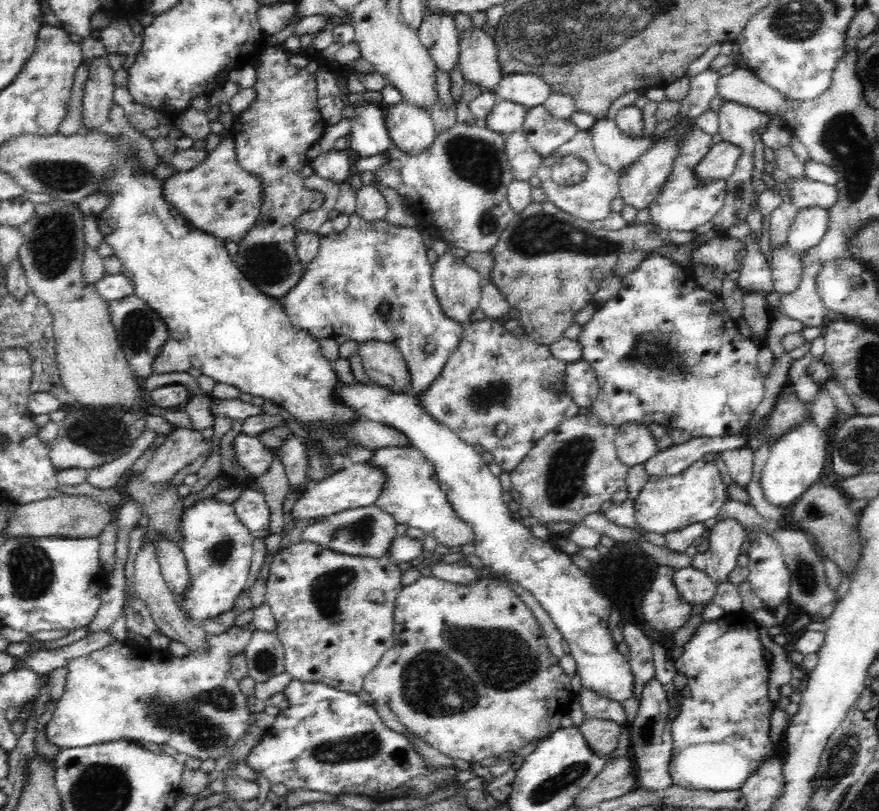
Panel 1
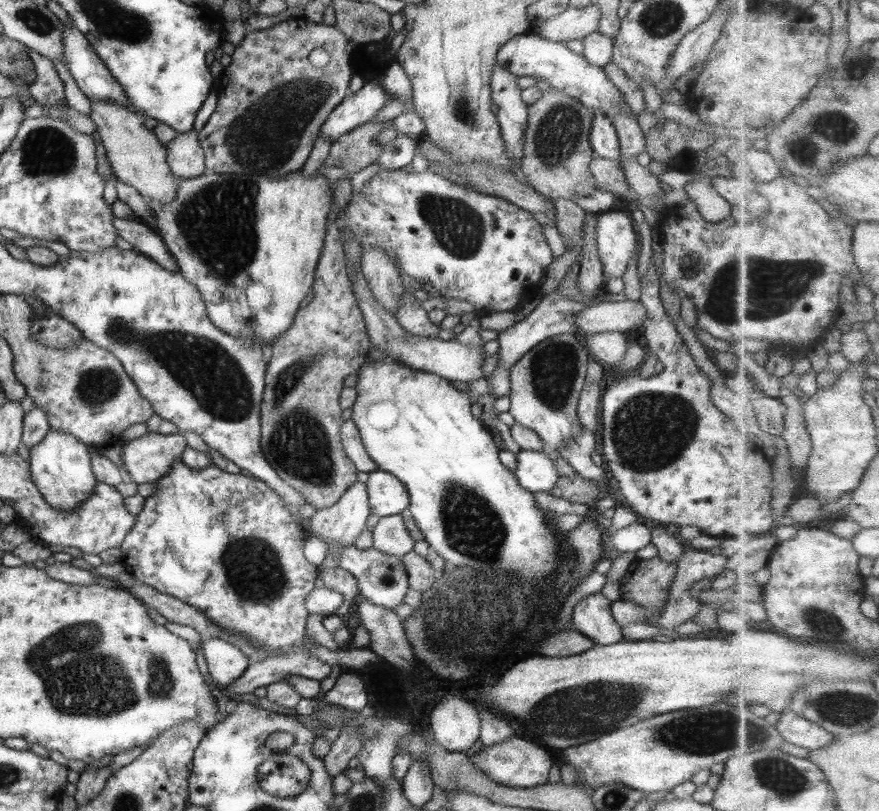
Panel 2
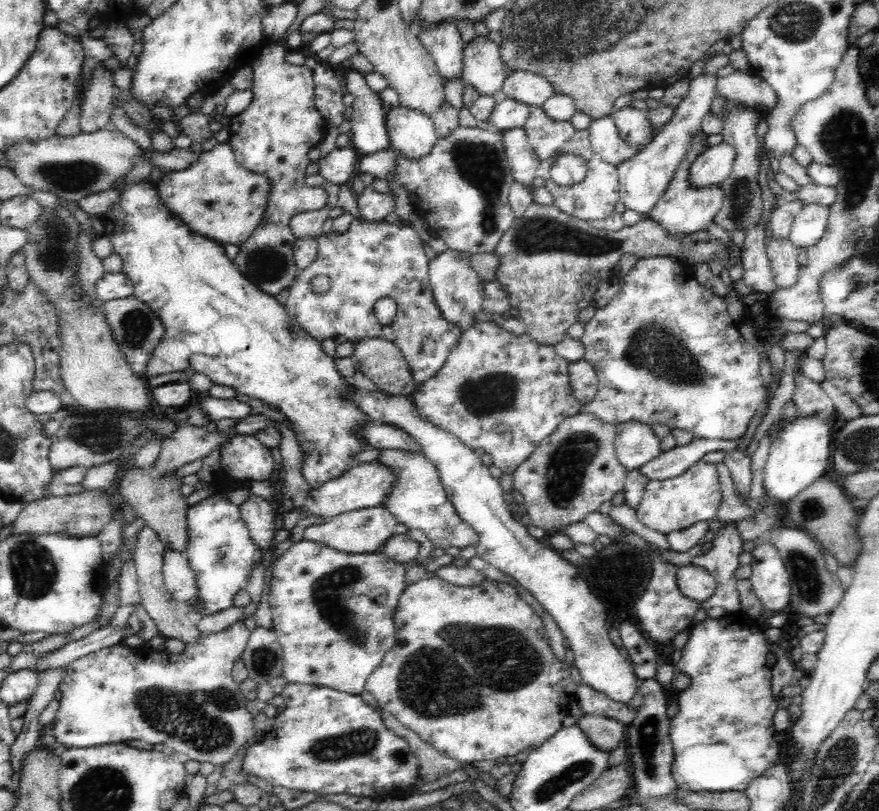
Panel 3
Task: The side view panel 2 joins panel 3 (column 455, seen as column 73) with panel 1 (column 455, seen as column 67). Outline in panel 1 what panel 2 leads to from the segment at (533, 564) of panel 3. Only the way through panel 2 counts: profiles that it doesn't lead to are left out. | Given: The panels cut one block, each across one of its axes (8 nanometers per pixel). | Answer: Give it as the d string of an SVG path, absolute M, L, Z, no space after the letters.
M344 382L336 386L335 398L358 413L360 419L379 422L399 430L433 463L441 487L457 515L474 531L474 556L506 580L514 581L530 591L550 615L562 638L566 640L572 657L576 660L581 686L622 702L633 696L634 675L628 658L624 658L608 628L612 602L596 590L590 576L584 574L572 557L564 551L532 536L517 515L508 509L502 499L500 479L494 476L478 453L448 426L434 421L422 409L416 394L394 393L376 382L359 384Z

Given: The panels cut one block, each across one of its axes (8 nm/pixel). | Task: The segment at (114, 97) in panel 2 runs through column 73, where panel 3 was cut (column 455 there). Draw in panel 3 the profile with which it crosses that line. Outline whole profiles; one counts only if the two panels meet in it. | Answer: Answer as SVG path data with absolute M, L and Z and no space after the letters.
M440 21L431 27L422 27L418 38L436 63L441 77L462 78L465 42L454 21Z

